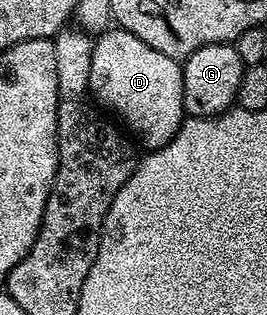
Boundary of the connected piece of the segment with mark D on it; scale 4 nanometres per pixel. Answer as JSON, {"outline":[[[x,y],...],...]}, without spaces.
{"outline":[[[111,26],[94,37],[87,83],[90,95],[95,95],[104,109],[112,108],[139,135],[144,149],[165,147],[184,122],[180,61],[153,50],[153,46],[145,46],[141,38],[123,28]]]}

